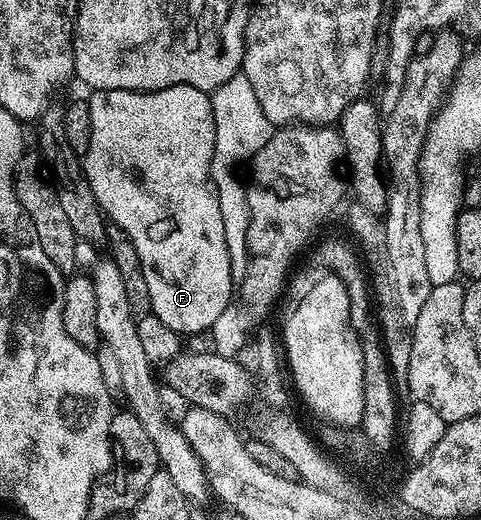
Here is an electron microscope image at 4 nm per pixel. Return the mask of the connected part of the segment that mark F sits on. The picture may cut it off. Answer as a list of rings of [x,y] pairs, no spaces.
[[[173,86],[163,90],[95,90],[89,95],[90,111],[92,112],[92,140],[88,140],[88,152],[81,155],[82,173],[85,174],[96,200],[100,204],[103,215],[113,225],[119,226],[132,240],[132,248],[136,248],[136,256],[140,256],[144,268],[144,280],[148,284],[150,309],[172,332],[180,336],[186,334],[205,335],[216,324],[220,312],[232,305],[230,293],[235,293],[236,280],[230,271],[228,244],[224,244],[224,220],[220,217],[220,200],[216,196],[214,181],[210,178],[210,165],[216,144],[214,117],[210,94],[200,88],[191,86]]]

